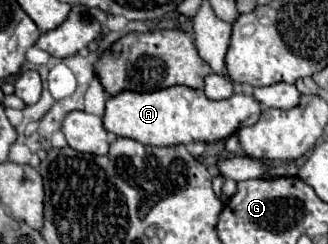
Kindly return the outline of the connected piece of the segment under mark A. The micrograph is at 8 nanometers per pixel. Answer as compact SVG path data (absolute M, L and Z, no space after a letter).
M168 87L154 93L124 91L108 97L104 127L118 137L136 139L144 145L188 145L194 141L216 143L234 135L242 125L254 125L260 119L260 103L252 95L236 93L222 101L208 99L202 91L190 87Z

